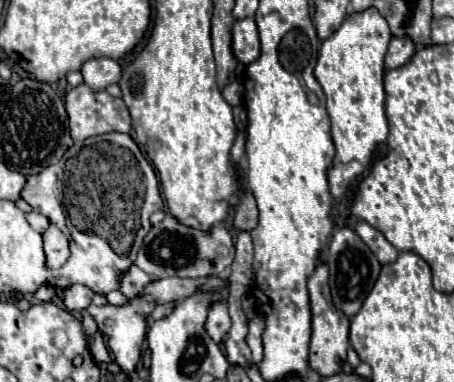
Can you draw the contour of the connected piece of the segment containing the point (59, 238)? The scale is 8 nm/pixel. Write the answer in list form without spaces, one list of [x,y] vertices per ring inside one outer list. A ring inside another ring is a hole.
[[[53,224],[43,232],[43,246],[47,254],[47,266],[51,268],[63,266],[69,258],[69,238]]]

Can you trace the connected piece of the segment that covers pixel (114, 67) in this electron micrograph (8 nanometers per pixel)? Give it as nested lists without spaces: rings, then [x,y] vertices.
[[[105,56],[91,58],[81,66],[81,74],[83,74],[87,86],[91,86],[93,90],[103,90],[105,86],[119,80],[121,64],[111,58],[105,58]]]

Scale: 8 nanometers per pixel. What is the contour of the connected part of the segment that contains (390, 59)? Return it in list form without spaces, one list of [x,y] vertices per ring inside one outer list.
[[[403,36],[403,38],[393,38],[385,56],[385,68],[393,70],[395,66],[403,66],[403,62],[407,62],[407,58],[411,58],[411,54],[415,52],[415,42],[411,36]]]

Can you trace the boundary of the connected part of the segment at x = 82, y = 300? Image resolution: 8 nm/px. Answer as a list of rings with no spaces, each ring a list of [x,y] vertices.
[[[69,286],[63,290],[61,294],[61,300],[63,300],[63,306],[69,310],[69,312],[81,312],[85,310],[89,304],[91,304],[91,298],[93,298],[93,292],[87,290],[87,286]]]

